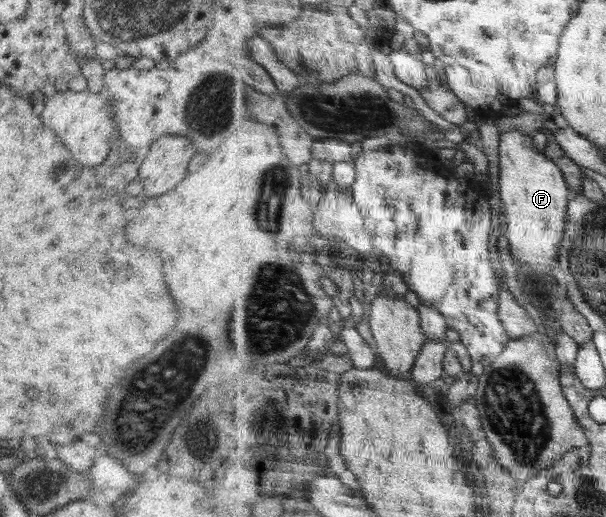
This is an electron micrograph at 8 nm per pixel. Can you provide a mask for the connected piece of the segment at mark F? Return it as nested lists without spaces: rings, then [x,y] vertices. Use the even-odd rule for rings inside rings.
[[[508,131],[501,135],[500,141],[500,192],[501,198],[507,208],[507,217],[509,224],[509,234],[511,251],[518,261],[518,267],[523,270],[530,270],[531,274],[560,274],[560,250],[563,249],[568,225],[568,216],[573,200],[571,187],[568,185],[563,168],[550,159],[543,152],[538,151],[534,145],[532,135],[524,135],[522,131]]]

